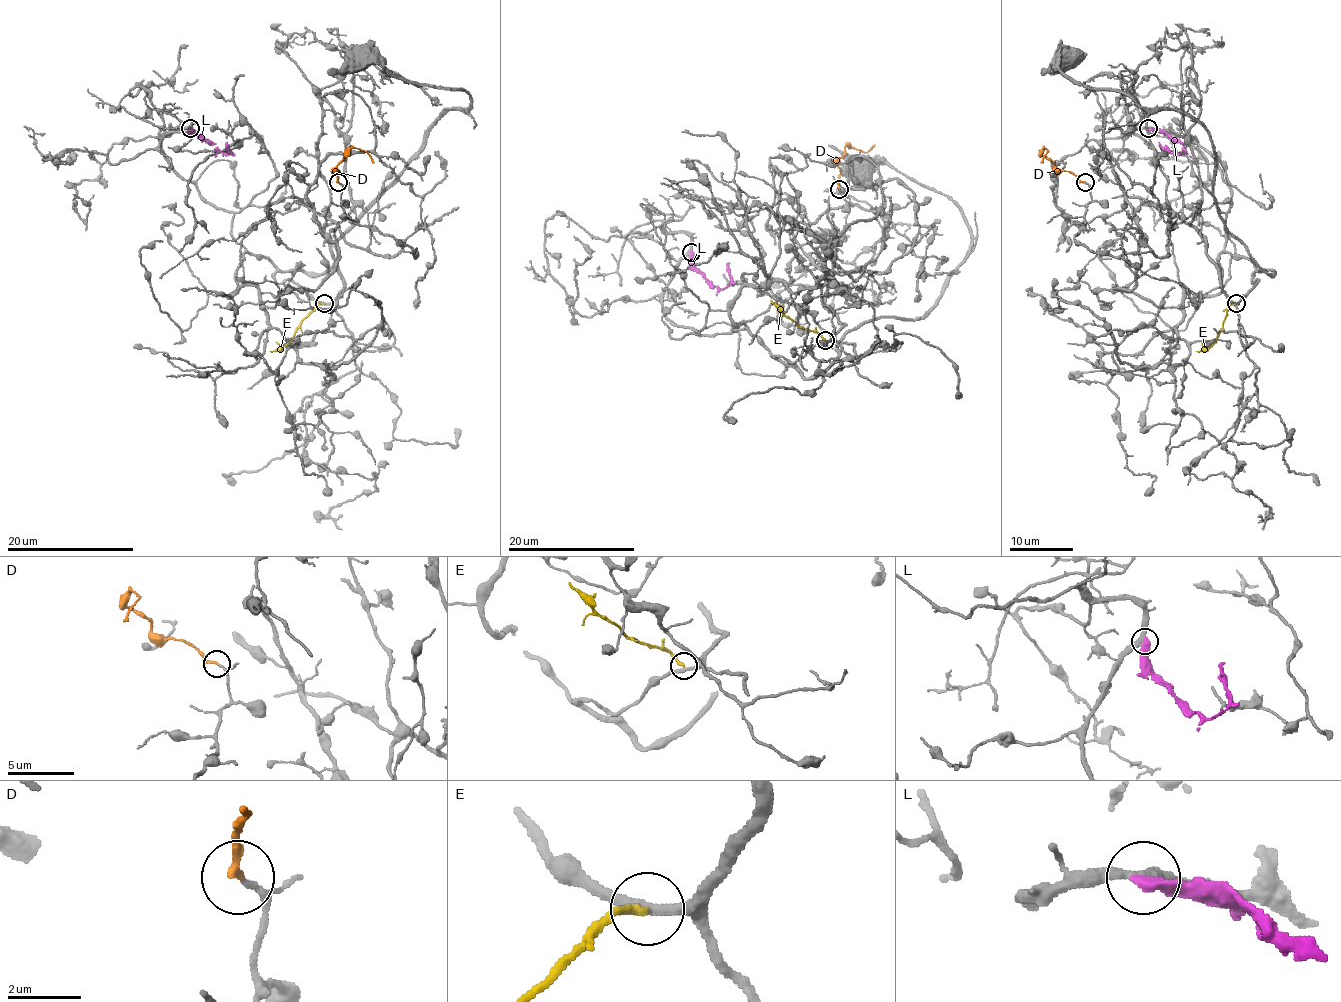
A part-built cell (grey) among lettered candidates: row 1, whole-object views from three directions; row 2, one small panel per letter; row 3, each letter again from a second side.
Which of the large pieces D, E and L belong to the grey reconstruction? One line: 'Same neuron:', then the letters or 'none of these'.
Same neuron: D

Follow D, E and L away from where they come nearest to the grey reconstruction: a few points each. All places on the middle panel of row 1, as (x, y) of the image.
D: (838, 188), (838, 161), (846, 146), (865, 152), (875, 144)
E: (826, 339), (792, 320), (770, 300)
L: (691, 252), (695, 268), (716, 287), (722, 288), (730, 284), (727, 263)

